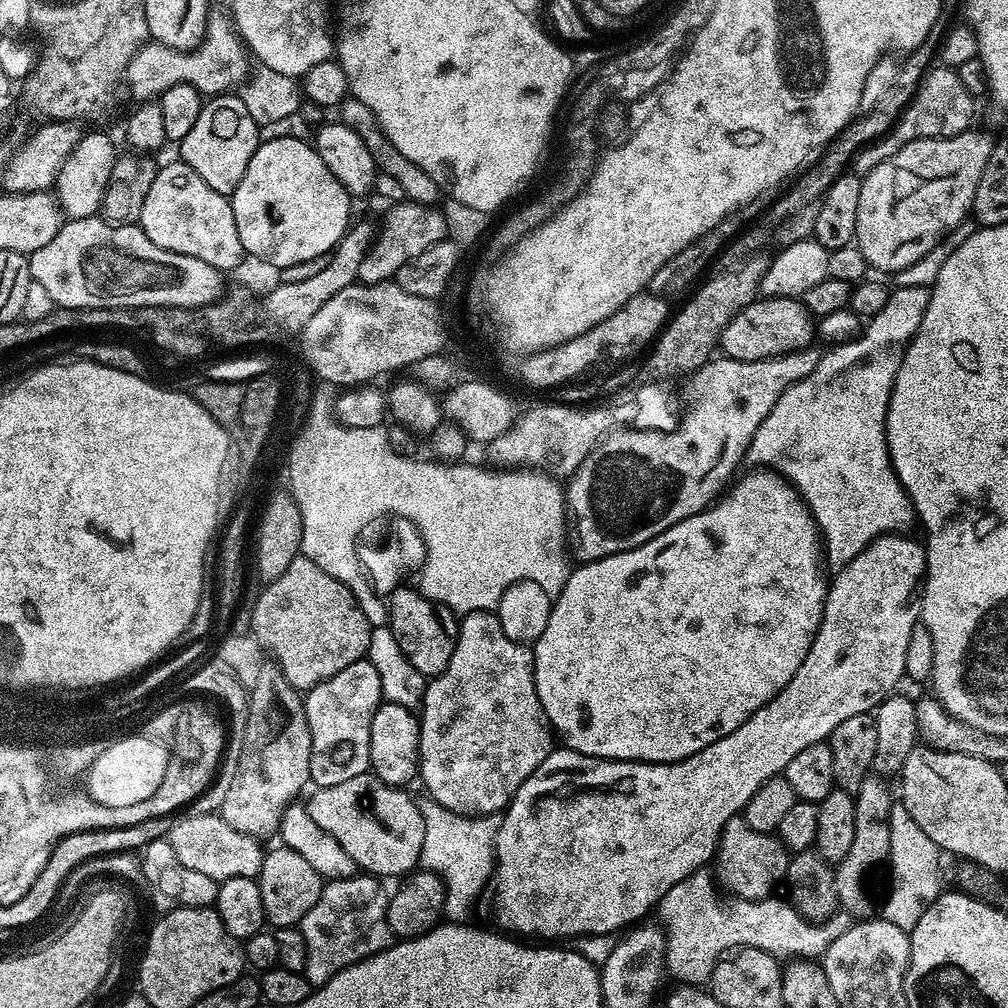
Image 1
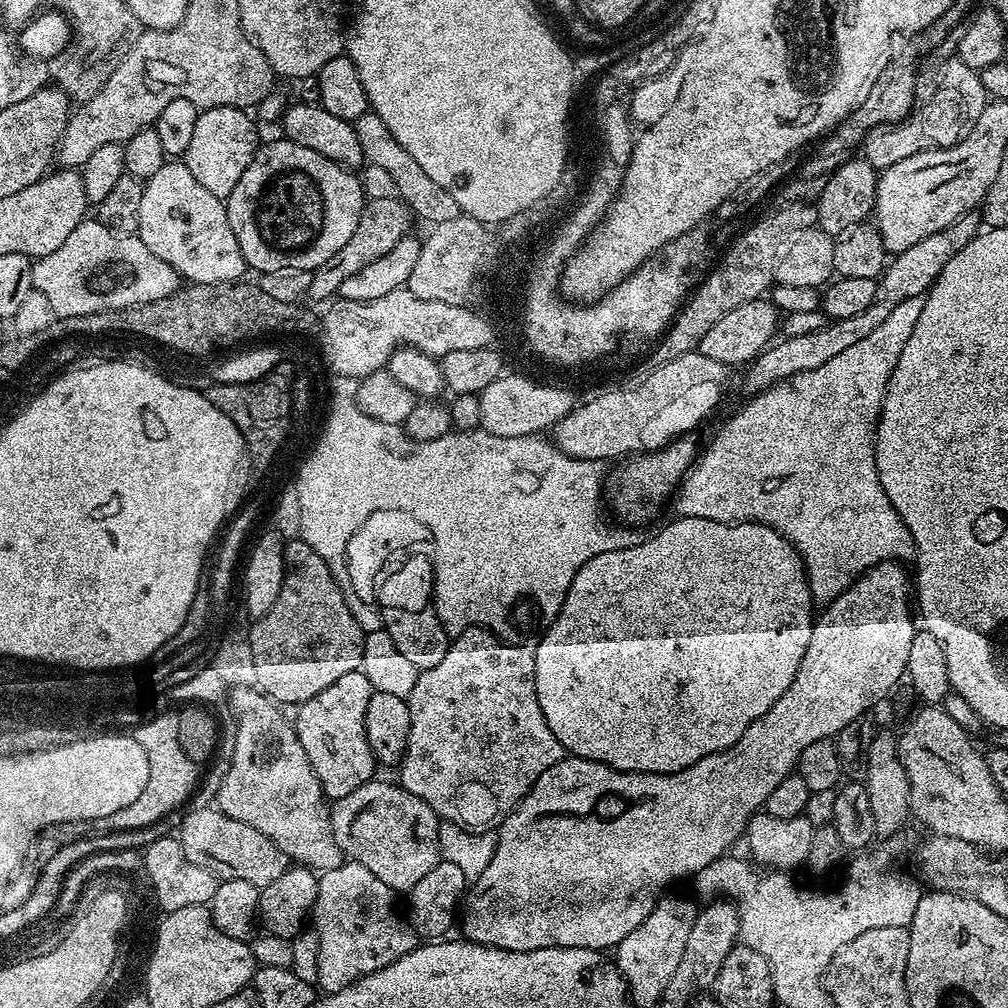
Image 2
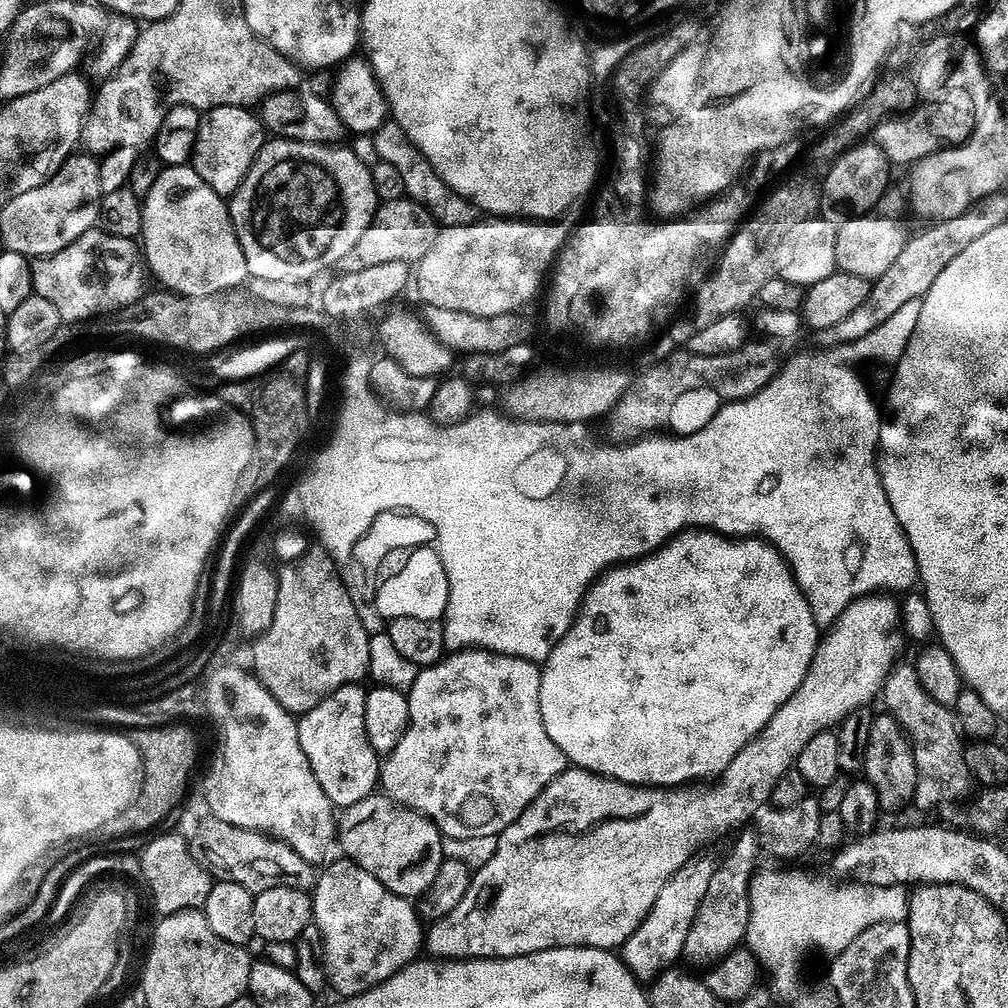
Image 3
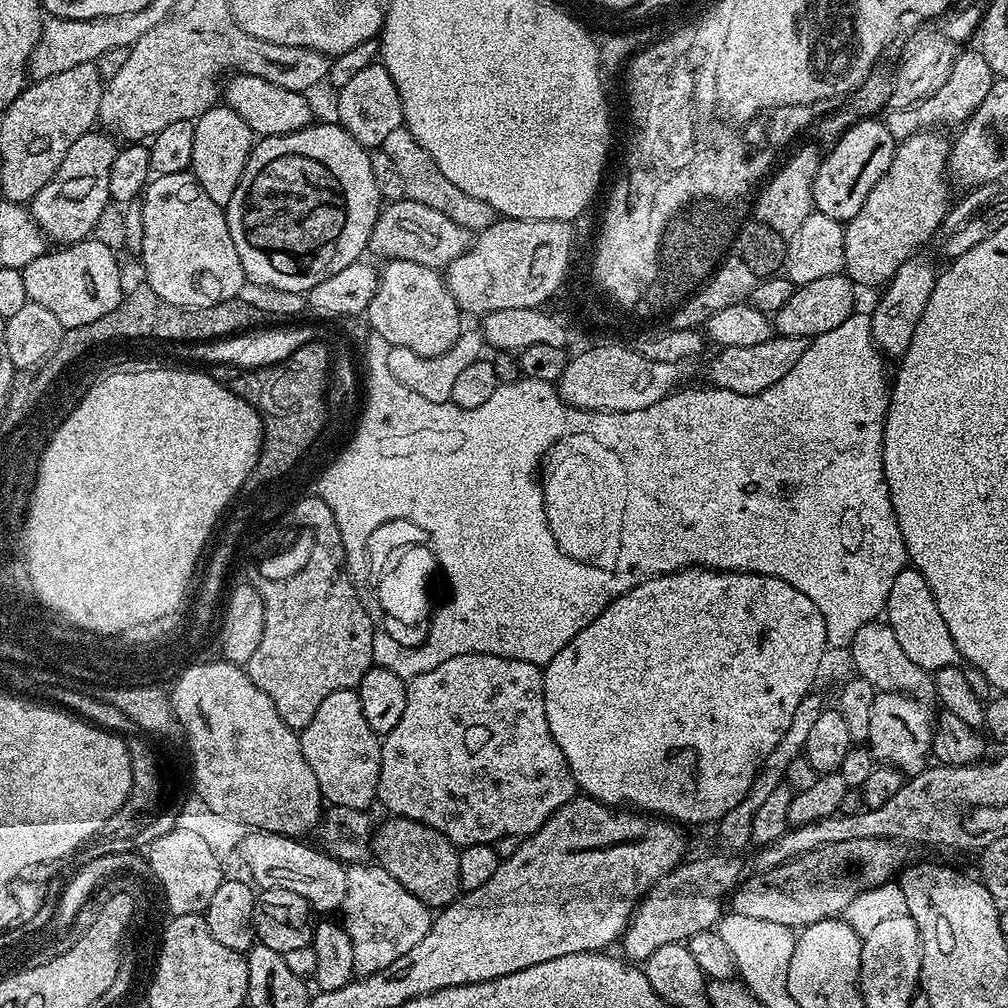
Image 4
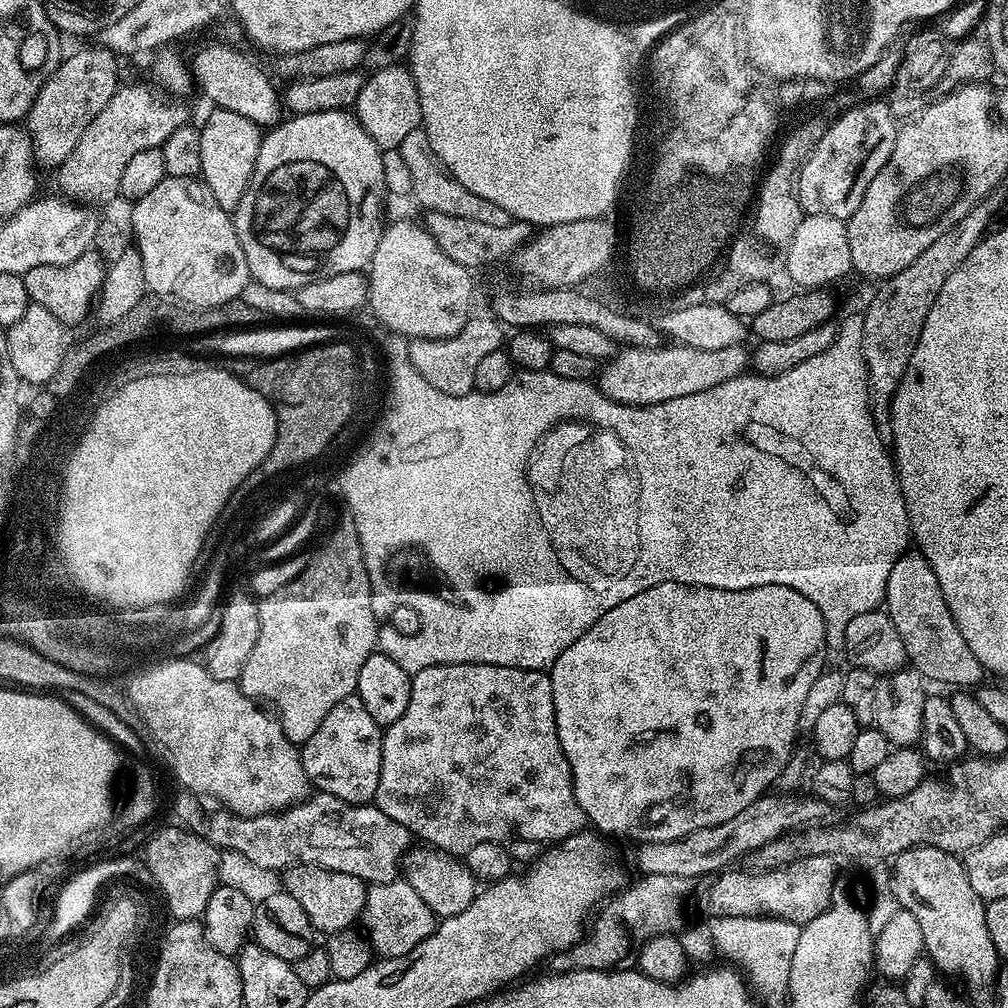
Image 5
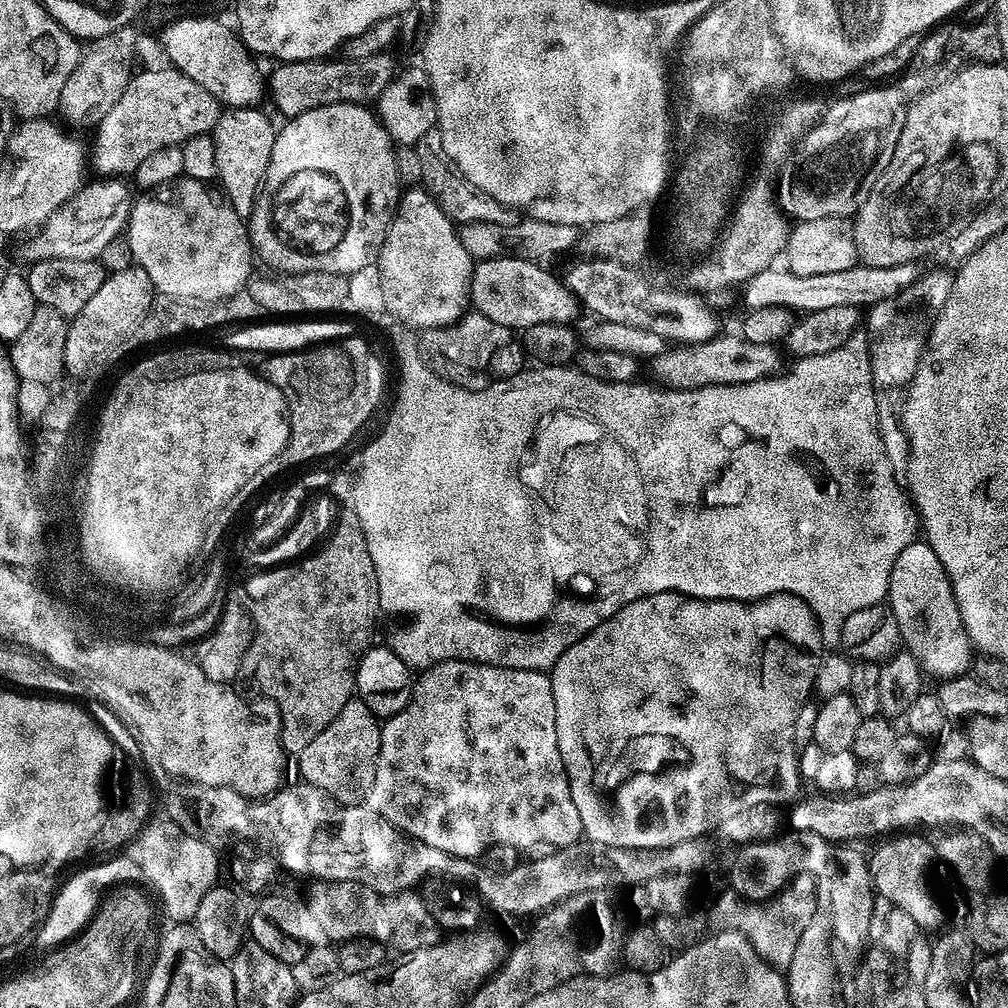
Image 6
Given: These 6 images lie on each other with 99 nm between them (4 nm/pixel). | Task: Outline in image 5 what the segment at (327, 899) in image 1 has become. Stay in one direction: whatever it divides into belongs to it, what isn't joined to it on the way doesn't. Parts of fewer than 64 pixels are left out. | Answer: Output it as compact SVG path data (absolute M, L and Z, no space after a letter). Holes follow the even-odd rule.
M400 882L374 884L369 887L364 903L362 925L364 924L363 931L377 957L393 960L410 954L410 950L414 950L414 946L418 946L426 938L430 938L437 923L437 916L432 913L430 906L426 906L426 902L422 902L422 898L418 898L418 894L413 888L405 887Z

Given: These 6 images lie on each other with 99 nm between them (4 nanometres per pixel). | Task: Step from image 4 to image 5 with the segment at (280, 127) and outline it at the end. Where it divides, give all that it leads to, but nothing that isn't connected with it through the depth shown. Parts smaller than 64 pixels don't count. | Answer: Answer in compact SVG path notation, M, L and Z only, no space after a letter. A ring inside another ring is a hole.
M204 44L192 56L190 71L197 89L204 91L209 105L234 110L242 118L261 126L275 126L282 119L282 96L268 76L247 56L226 44ZM281 112L281 113L280 113Z

